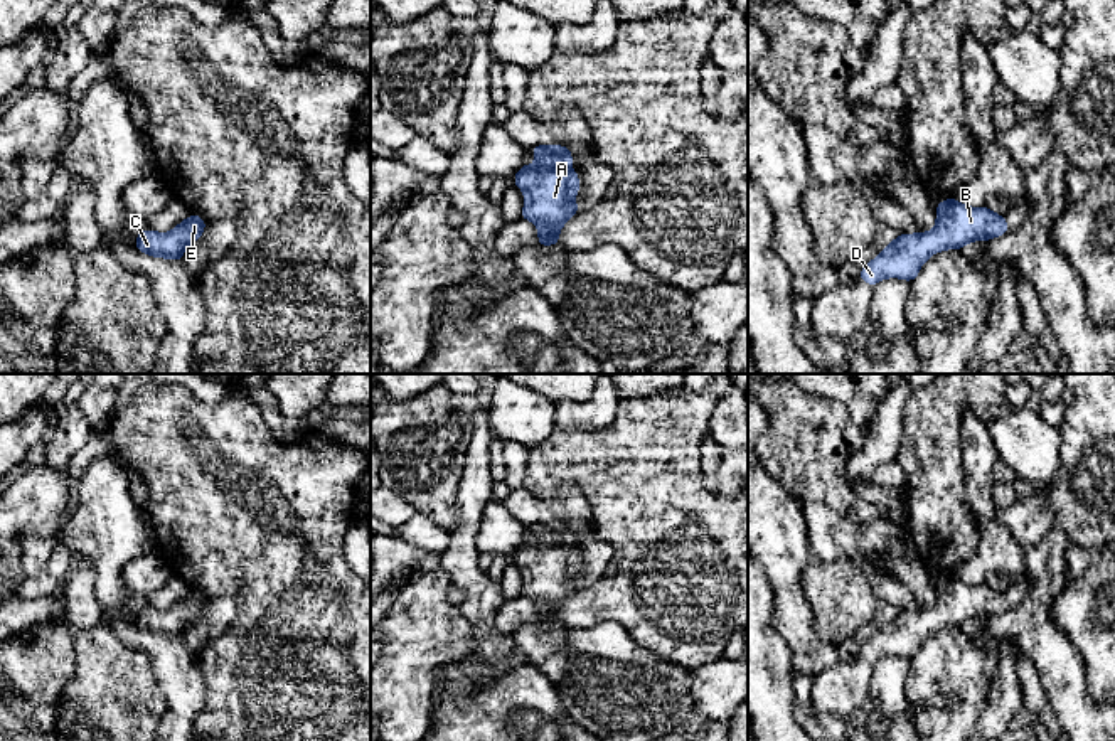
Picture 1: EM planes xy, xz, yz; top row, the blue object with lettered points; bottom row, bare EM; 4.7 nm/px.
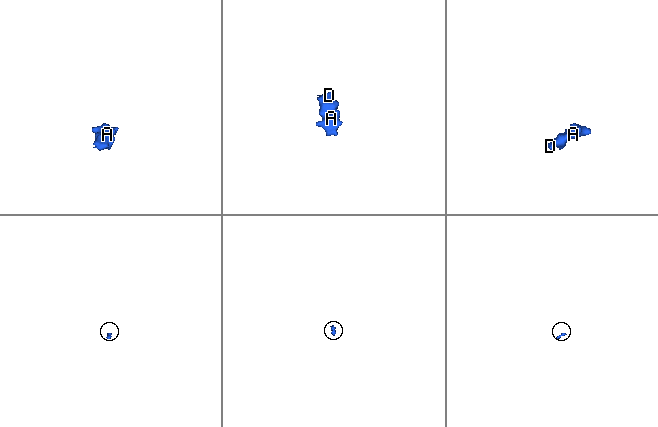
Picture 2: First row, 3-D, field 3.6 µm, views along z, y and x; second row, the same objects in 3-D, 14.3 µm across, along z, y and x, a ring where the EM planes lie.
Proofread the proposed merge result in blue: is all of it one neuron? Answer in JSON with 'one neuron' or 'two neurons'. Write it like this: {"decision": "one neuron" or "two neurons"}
{"decision": "one neuron"}

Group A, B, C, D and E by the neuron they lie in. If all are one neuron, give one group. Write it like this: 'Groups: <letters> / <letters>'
Groups: A B C D E

